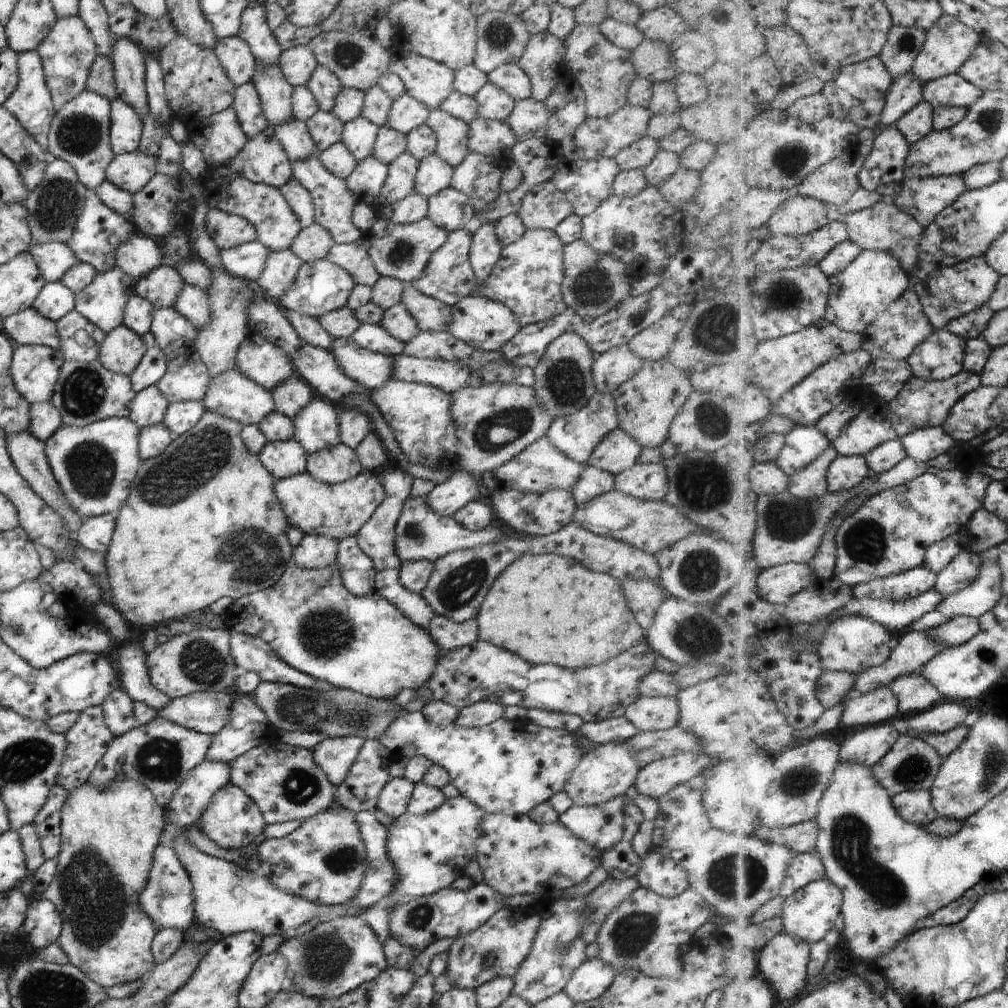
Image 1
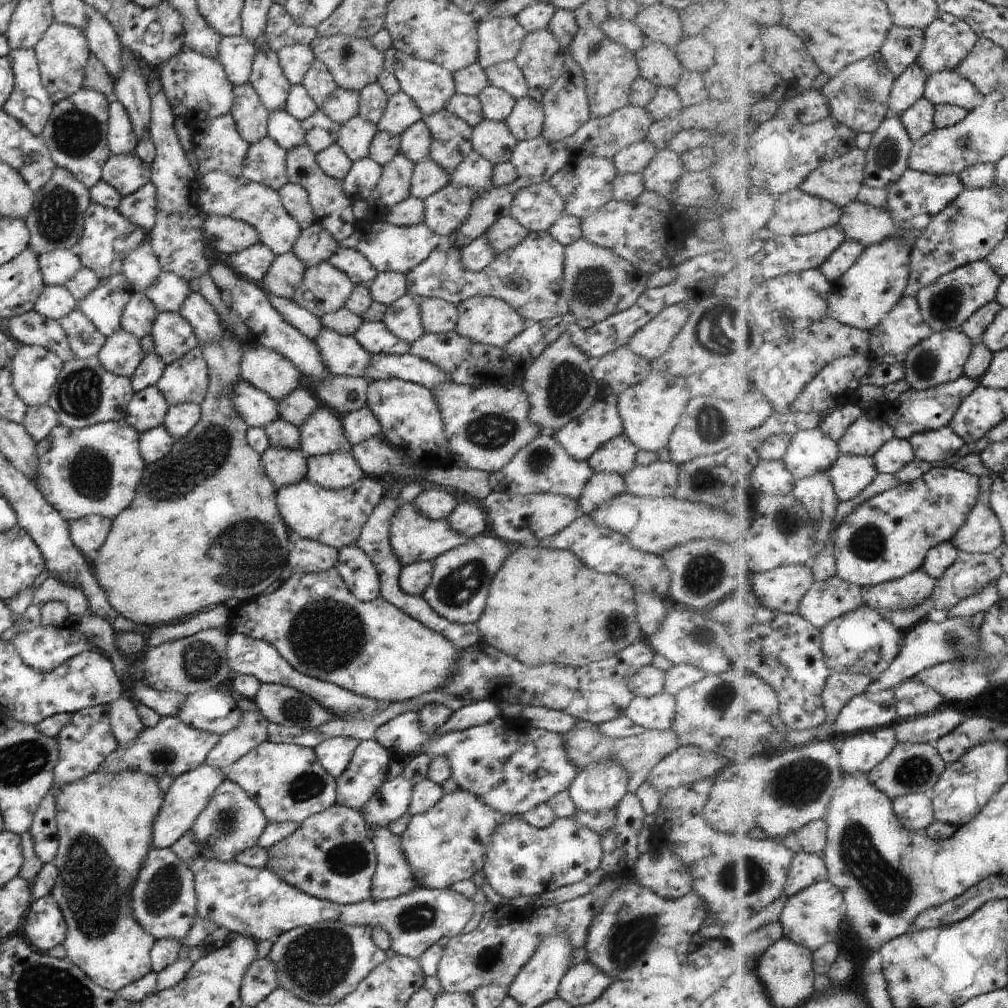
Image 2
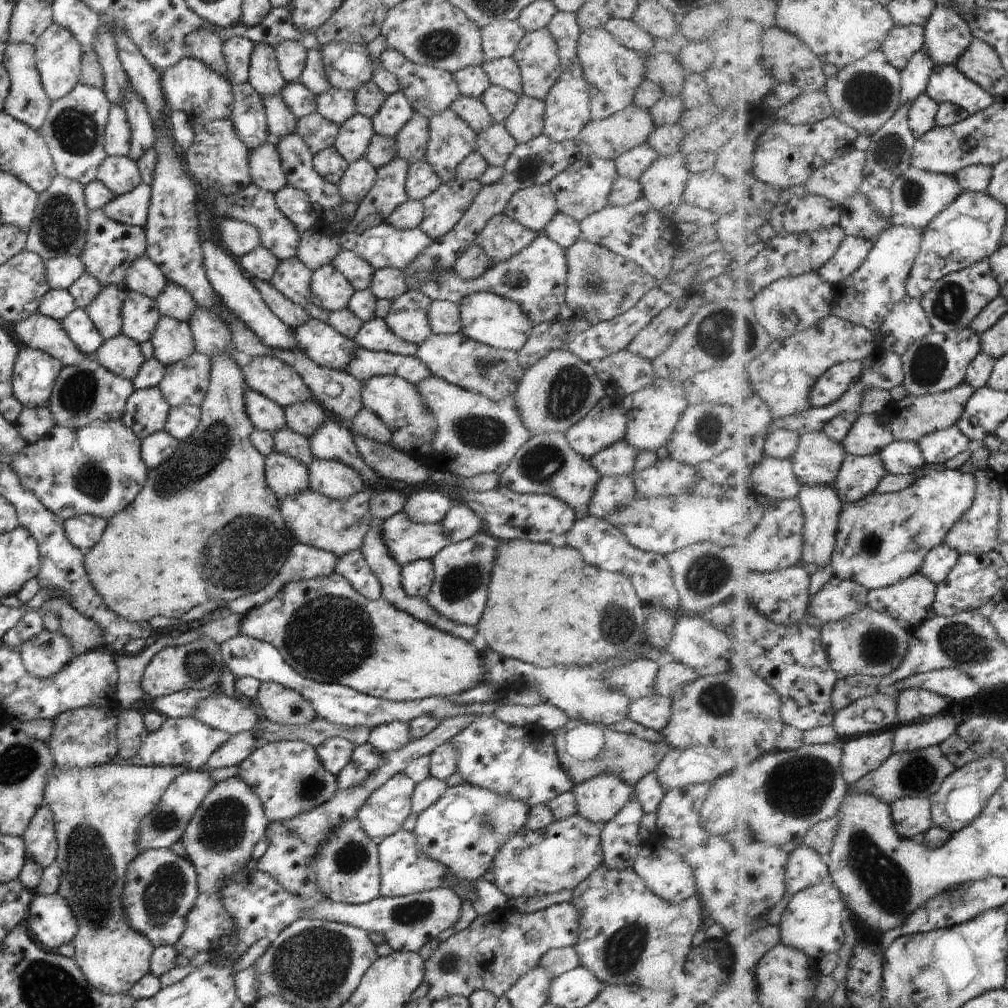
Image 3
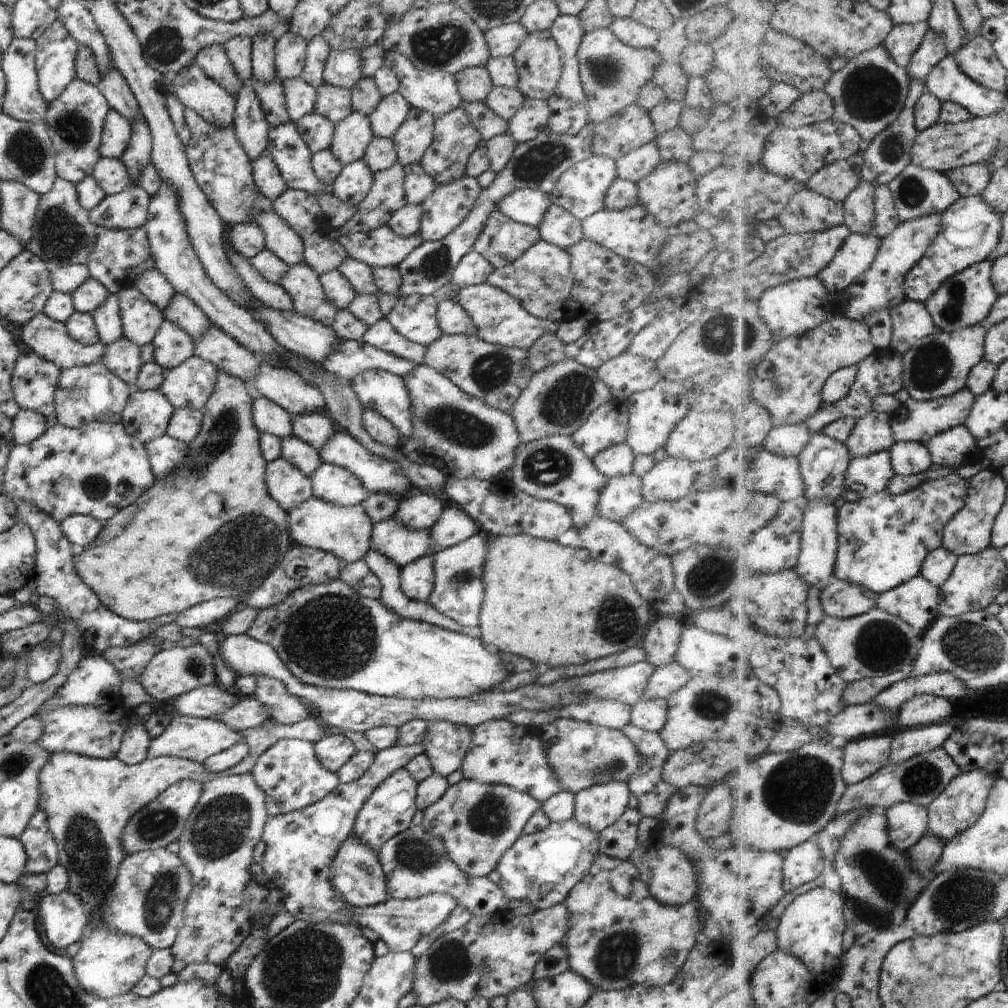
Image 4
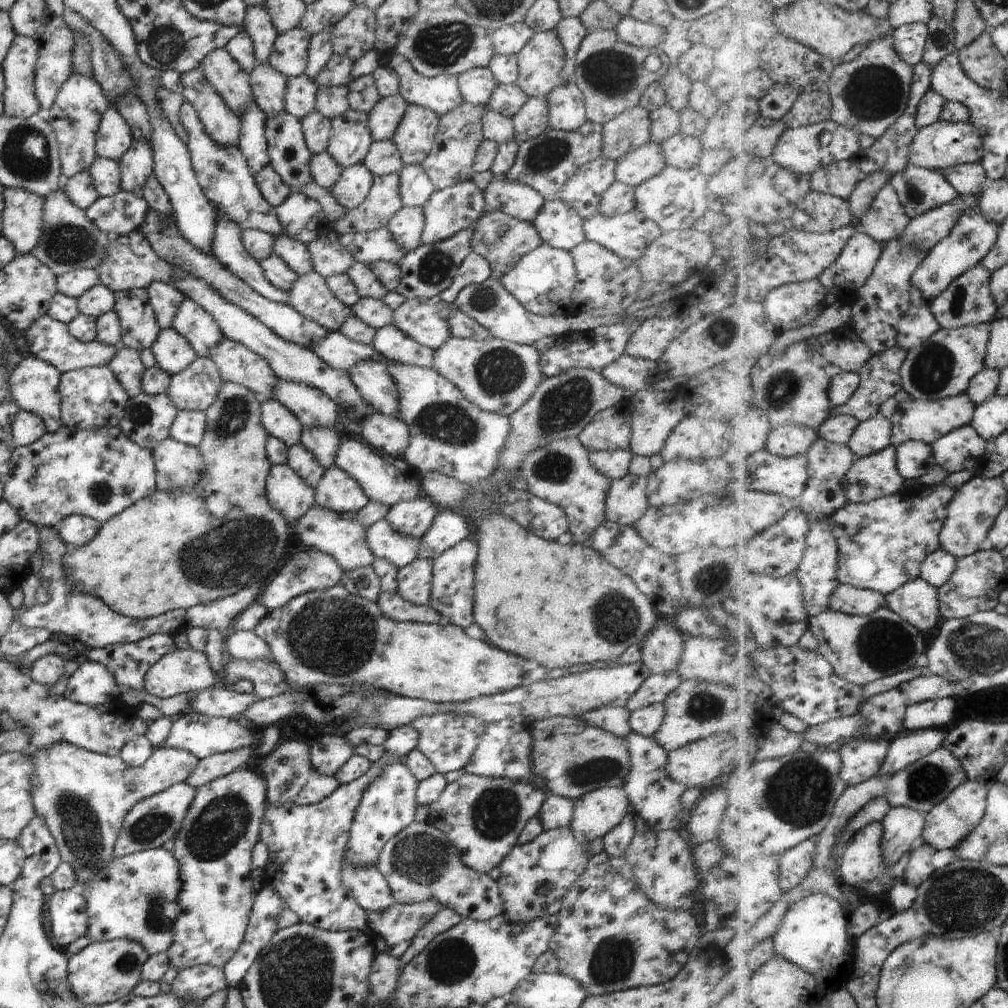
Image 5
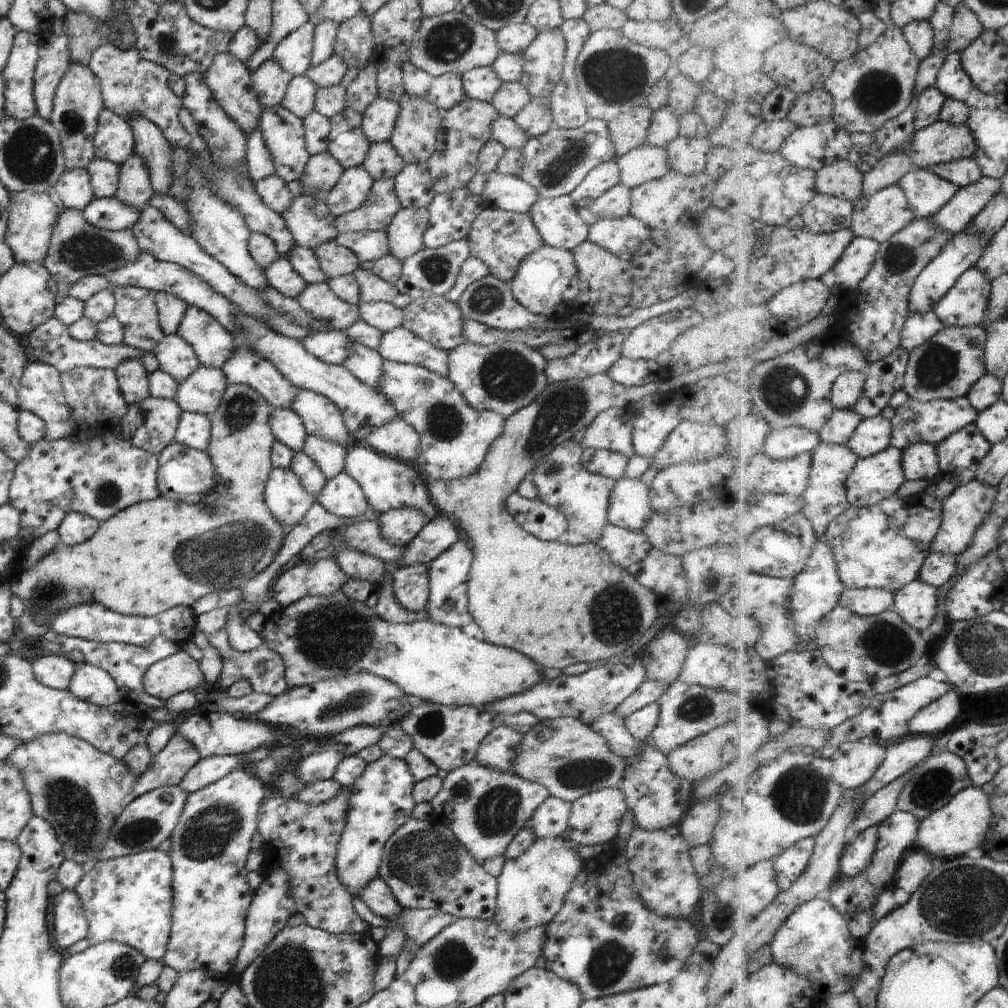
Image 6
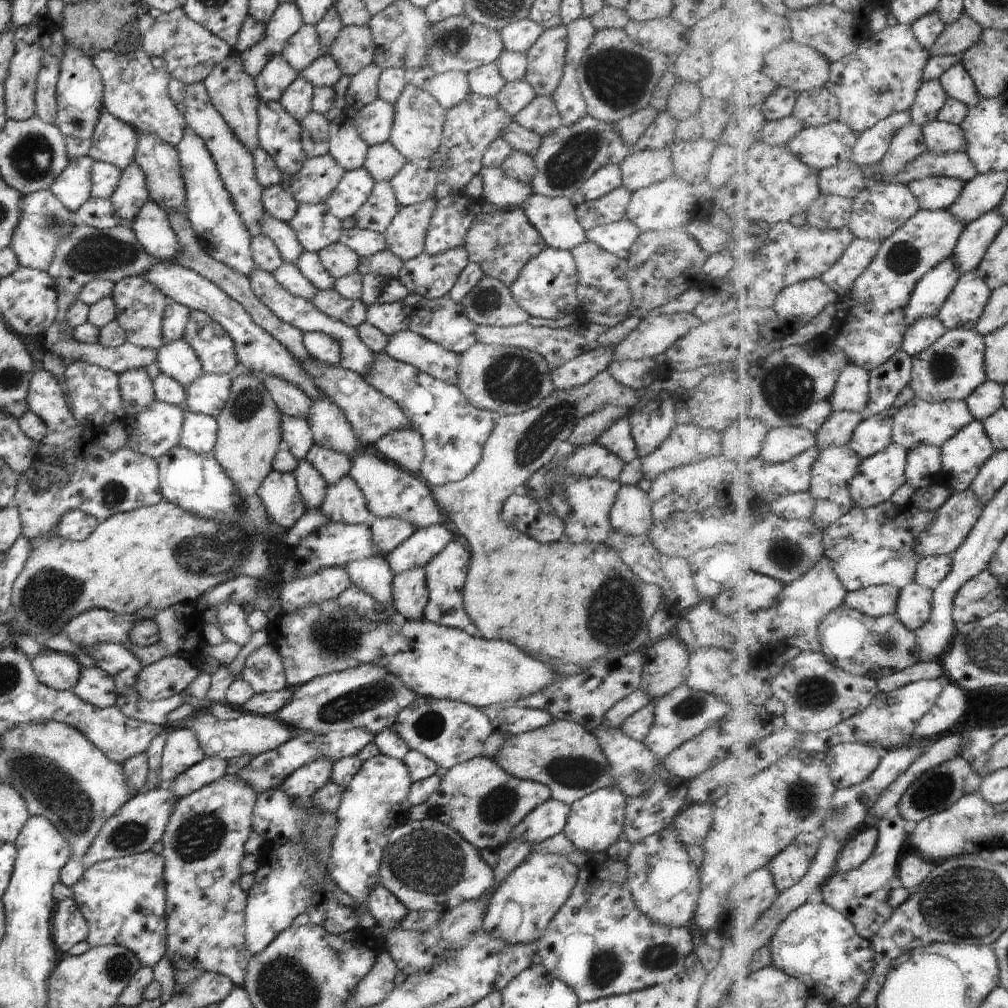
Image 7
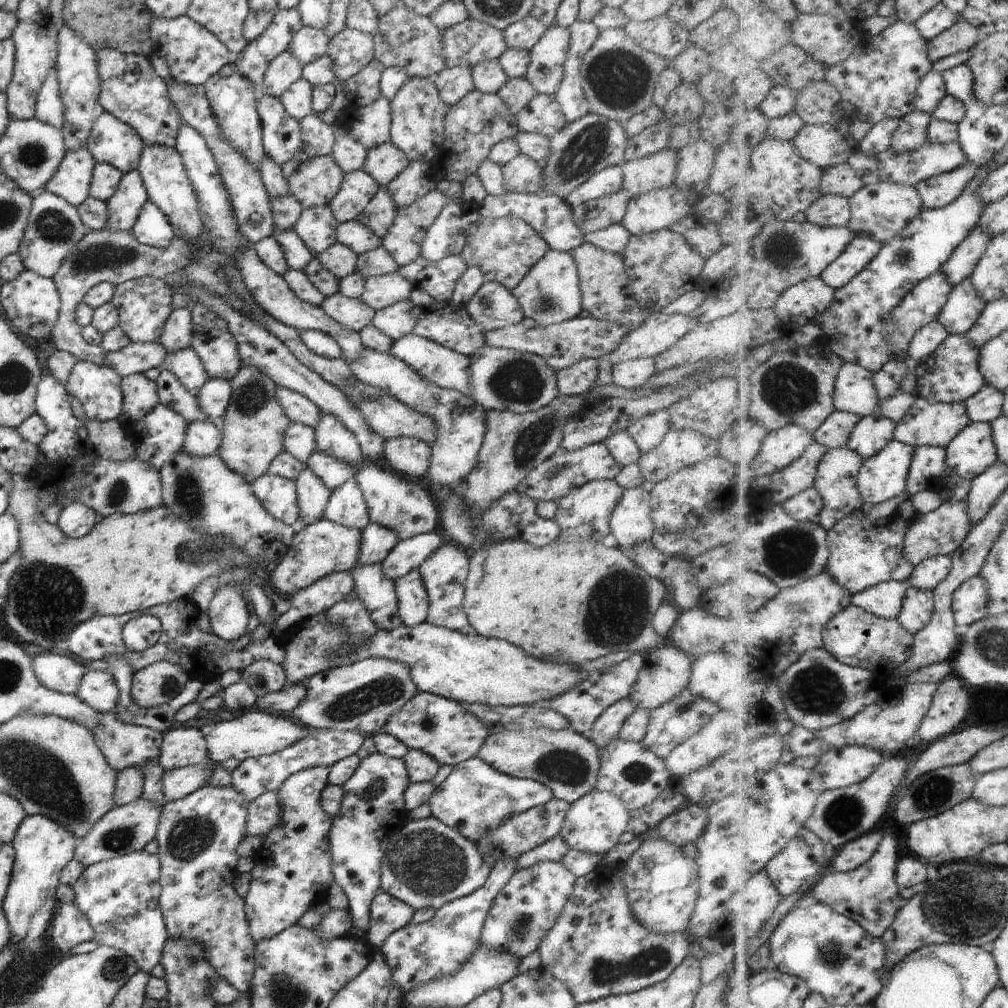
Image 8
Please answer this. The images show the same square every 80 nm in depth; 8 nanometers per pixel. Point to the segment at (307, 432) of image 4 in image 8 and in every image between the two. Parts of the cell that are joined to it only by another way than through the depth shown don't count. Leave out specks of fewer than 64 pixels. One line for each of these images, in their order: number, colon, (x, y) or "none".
5: (323, 443)
6: (329, 456)
7: (332, 465)
8: (332, 472)

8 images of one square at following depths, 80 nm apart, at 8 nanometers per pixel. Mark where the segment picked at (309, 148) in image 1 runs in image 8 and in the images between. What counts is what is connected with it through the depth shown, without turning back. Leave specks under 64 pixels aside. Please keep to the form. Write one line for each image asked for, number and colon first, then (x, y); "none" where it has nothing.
2: (281, 127)
3: (280, 122)
4: (272, 98)
5: (268, 85)
6: (270, 81)
7: (276, 76)
8: (285, 69)

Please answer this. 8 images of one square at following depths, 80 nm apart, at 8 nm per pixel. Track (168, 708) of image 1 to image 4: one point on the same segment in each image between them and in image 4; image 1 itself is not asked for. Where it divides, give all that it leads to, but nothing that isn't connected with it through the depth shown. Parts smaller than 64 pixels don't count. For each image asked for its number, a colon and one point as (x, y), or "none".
2: (214, 711)
3: (232, 715)
4: (247, 713)

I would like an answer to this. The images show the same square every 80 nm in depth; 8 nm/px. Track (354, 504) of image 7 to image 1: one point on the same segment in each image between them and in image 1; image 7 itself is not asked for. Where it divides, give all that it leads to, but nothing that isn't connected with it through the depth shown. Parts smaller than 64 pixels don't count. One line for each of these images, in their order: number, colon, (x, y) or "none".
1: (333, 465)
2: (339, 470)
3: (332, 478)
4: (330, 483)
5: (337, 491)
6: (342, 495)

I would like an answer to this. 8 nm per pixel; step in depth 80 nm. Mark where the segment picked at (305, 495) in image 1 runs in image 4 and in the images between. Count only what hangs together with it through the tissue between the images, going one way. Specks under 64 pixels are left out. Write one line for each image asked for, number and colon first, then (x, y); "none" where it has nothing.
2: (333, 517)
3: (338, 526)
4: (345, 532)

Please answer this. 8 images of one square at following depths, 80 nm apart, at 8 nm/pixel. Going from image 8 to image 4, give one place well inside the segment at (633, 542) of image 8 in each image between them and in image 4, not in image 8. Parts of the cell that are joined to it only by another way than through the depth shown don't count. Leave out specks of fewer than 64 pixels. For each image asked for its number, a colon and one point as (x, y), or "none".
4: (622, 495)
5: (626, 501)
6: (629, 507)
7: (631, 514)

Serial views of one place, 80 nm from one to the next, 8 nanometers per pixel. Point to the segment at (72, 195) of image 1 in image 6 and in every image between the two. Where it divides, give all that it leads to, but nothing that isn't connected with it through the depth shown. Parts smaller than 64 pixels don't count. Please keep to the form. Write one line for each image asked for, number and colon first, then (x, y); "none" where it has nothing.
2: (56, 220)
3: (60, 220)
4: (63, 234)
5: (69, 241)
6: (78, 249)

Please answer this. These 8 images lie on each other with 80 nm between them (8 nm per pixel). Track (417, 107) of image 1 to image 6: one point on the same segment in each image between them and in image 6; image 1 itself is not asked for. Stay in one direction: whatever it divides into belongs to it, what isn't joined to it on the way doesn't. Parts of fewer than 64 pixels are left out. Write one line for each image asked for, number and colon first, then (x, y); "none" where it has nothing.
2: (401, 113)
3: (396, 111)
4: (390, 114)
5: (383, 119)
6: (378, 120)

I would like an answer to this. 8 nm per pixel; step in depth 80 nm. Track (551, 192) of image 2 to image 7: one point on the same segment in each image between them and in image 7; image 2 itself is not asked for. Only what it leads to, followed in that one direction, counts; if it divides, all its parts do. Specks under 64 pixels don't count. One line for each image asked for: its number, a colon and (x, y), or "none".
3: (533, 207)
4: (526, 206)
5: (519, 200)
6: (507, 192)
7: (499, 189)

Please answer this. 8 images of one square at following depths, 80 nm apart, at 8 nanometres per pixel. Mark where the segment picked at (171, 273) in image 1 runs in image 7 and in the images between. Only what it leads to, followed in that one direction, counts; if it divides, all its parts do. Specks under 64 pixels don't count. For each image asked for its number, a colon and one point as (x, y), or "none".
2: (168, 292)
3: (174, 302)
4: (181, 311)
5: (194, 323)
6: (213, 345)
7: (212, 344)

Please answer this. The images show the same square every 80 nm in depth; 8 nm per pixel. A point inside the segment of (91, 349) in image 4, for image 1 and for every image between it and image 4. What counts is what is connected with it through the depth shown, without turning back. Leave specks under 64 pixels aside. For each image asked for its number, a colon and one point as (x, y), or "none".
1: (28, 327)
2: (32, 329)
3: (38, 332)

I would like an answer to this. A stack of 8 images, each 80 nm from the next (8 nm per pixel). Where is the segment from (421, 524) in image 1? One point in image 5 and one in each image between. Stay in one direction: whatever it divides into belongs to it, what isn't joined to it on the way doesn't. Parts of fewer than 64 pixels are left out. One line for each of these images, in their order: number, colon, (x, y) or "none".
2: (413, 537)
3: (407, 541)
4: (403, 546)
5: (385, 543)

